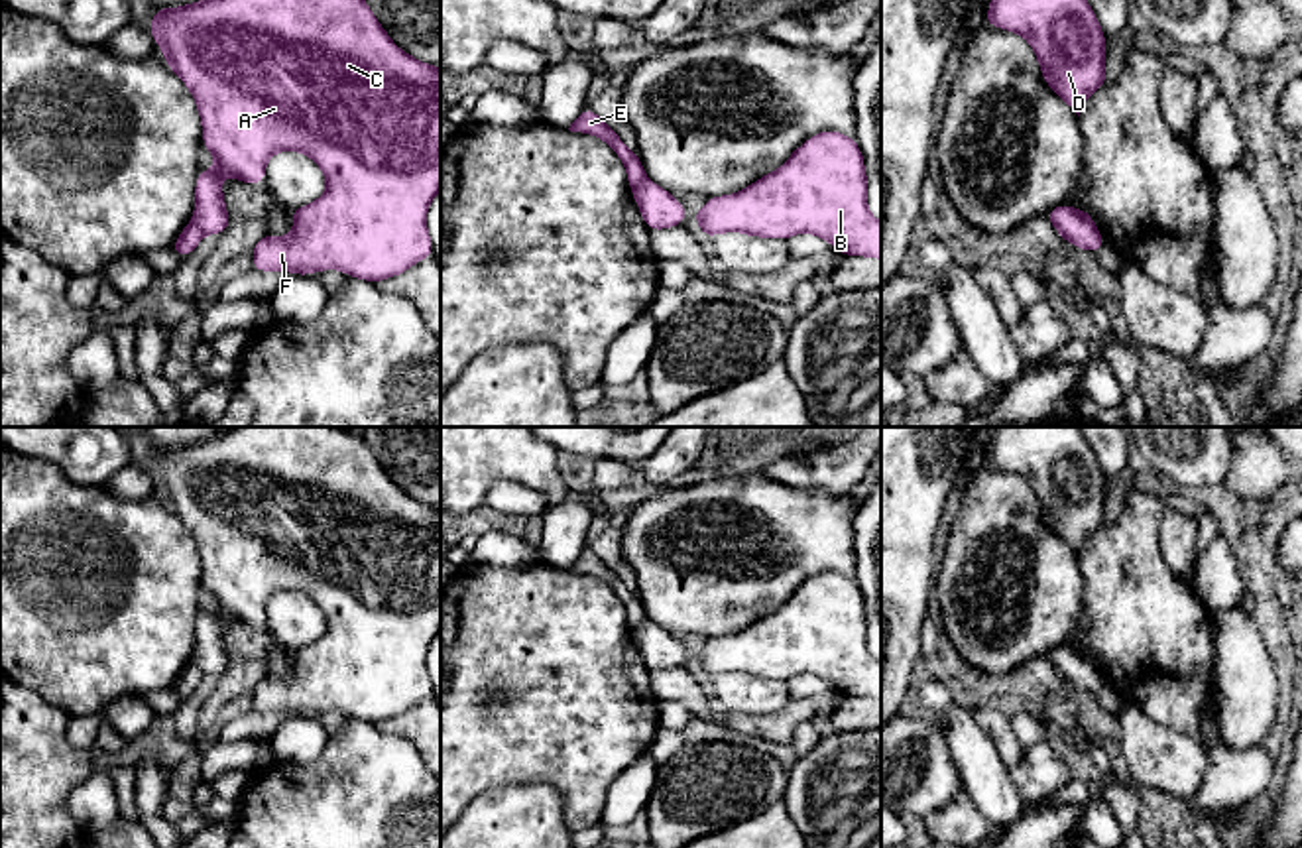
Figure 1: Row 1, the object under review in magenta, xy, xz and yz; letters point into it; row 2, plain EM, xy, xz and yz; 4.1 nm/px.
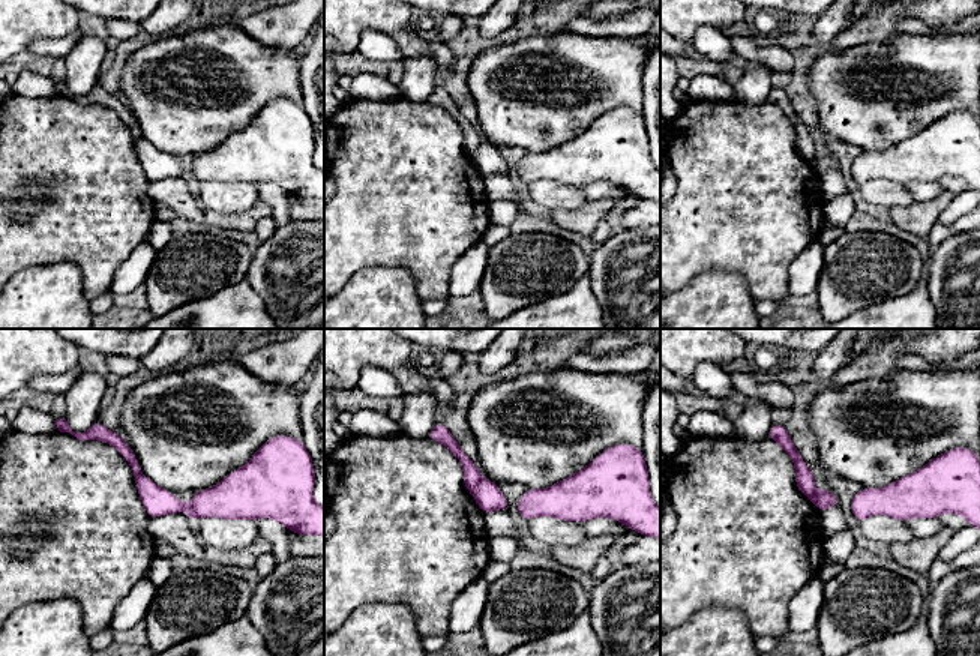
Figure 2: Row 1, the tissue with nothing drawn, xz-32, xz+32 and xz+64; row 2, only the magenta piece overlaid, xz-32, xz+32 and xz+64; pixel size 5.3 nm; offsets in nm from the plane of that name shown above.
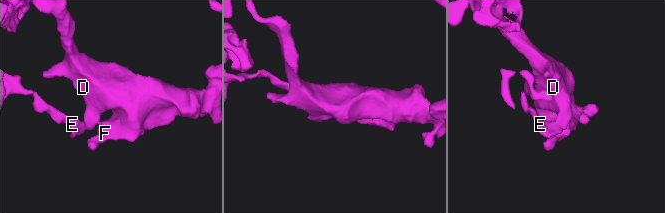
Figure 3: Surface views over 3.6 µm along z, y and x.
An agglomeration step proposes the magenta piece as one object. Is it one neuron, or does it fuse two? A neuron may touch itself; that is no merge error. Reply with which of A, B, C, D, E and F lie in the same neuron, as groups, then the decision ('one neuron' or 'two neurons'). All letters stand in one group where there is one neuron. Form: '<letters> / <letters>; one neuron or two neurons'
A B C D F / E; two neurons

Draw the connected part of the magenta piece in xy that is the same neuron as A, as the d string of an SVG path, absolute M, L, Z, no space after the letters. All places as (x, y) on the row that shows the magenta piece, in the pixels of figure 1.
M199 0L179 8L157 6L148 30L167 67L191 91L203 146L216 159L216 167L201 169L195 183L193 220L205 234L220 236L232 224L222 177L258 185L266 181L273 153L299 151L321 167L326 191L311 205L291 209L289 236L264 234L252 244L250 270L295 275L340 270L378 283L433 256L427 211L441 191L441 67L399 49L366 0Z

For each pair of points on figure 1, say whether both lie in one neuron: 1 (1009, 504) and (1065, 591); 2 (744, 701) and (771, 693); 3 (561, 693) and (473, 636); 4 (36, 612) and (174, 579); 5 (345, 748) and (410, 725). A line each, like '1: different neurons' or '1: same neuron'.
1: same neuron
2: same neuron
3: same neuron
4: same neuron
5: different neurons

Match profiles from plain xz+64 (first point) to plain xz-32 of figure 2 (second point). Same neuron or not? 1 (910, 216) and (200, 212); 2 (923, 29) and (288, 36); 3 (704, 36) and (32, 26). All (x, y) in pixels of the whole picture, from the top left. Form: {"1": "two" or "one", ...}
{"1": "one", "2": "one", "3": "two"}

